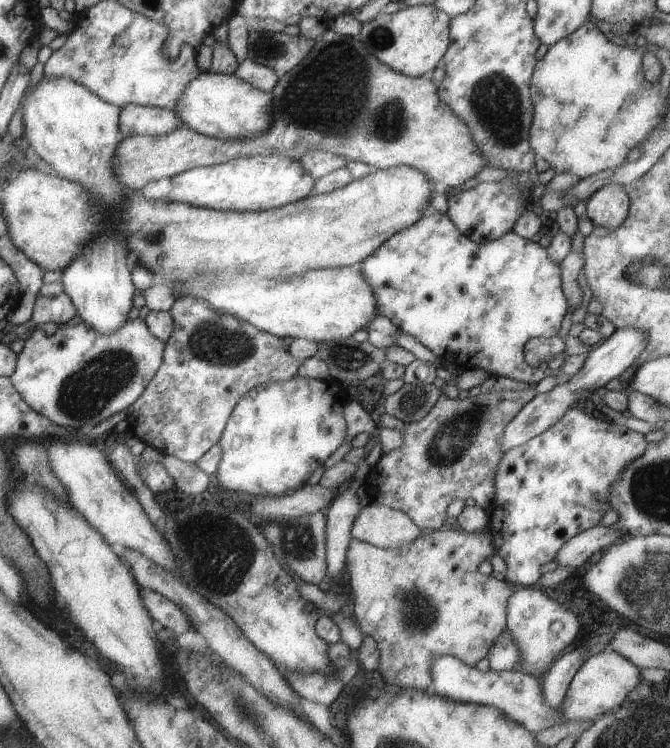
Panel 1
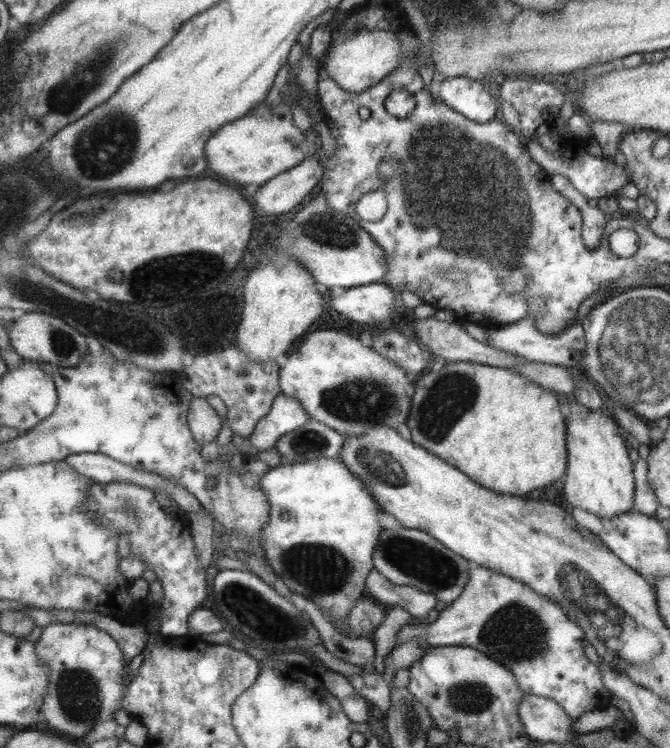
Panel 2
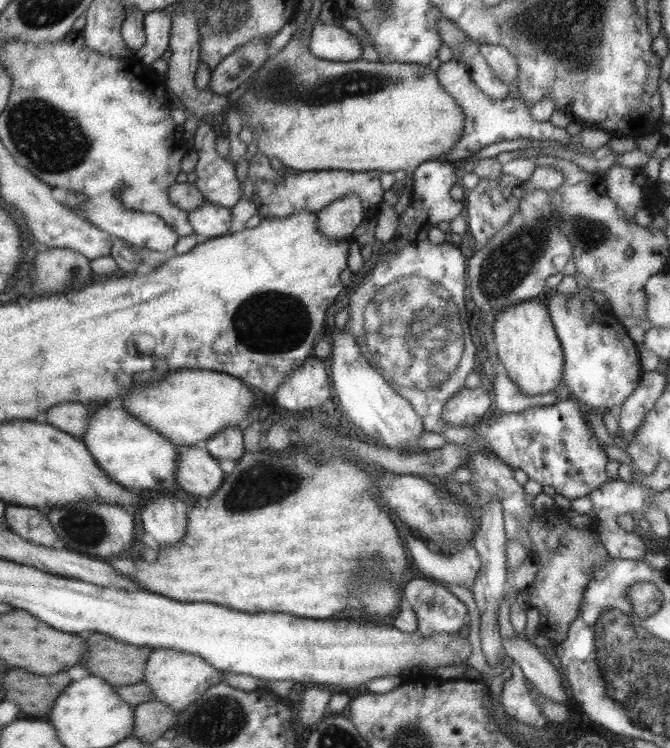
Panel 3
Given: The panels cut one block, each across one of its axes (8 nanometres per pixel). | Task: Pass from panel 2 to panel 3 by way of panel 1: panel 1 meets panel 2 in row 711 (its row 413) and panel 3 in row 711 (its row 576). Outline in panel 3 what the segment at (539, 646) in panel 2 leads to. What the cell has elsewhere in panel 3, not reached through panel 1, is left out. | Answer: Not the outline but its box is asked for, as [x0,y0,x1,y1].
[499,662,547,728]

